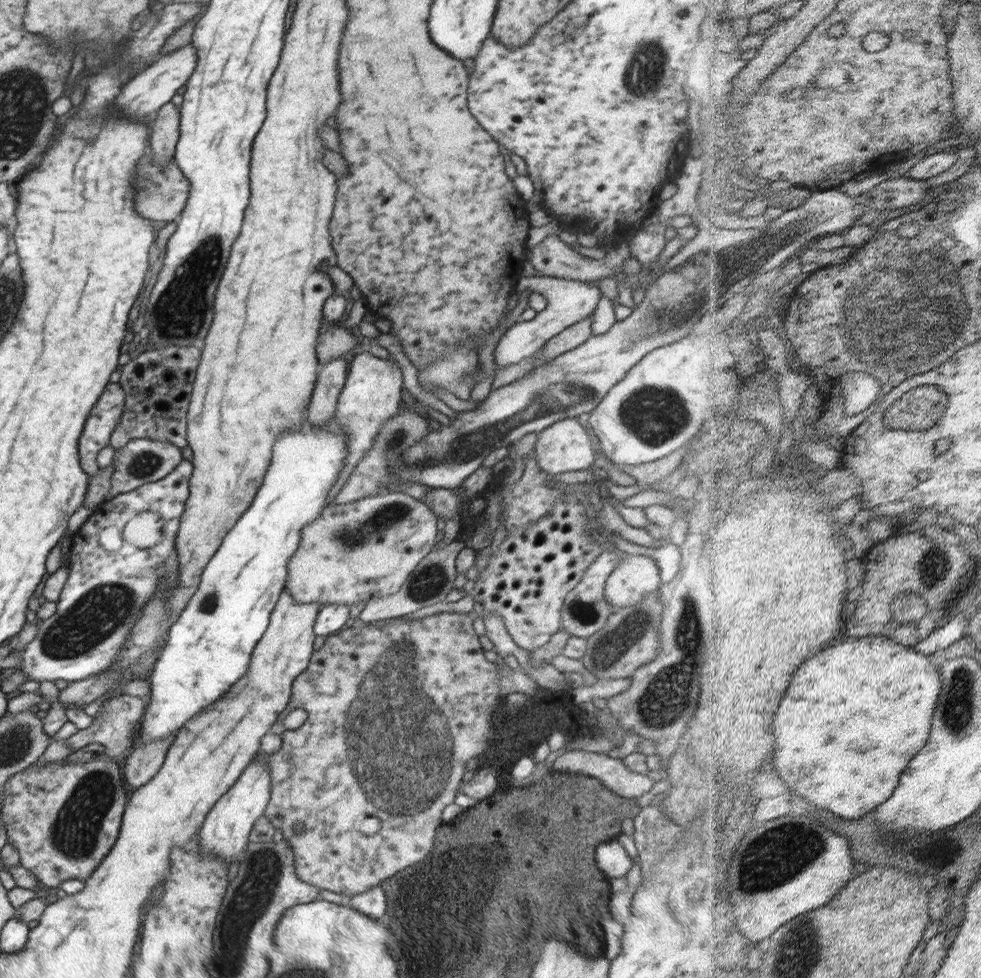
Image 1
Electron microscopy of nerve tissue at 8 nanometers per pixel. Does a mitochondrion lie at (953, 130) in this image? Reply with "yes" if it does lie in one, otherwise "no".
no

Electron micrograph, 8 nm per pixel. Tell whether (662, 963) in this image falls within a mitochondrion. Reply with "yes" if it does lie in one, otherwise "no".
no

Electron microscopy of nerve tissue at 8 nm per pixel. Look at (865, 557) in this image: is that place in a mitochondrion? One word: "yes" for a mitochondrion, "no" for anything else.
no

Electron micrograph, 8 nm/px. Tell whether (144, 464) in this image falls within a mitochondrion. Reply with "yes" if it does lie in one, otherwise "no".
yes

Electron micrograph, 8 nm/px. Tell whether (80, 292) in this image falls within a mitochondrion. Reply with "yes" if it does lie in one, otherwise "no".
no

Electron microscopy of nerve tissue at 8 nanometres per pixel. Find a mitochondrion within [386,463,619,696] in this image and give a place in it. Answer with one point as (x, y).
(430, 581)

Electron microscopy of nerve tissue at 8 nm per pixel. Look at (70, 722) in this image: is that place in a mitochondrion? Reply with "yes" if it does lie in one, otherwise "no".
no

